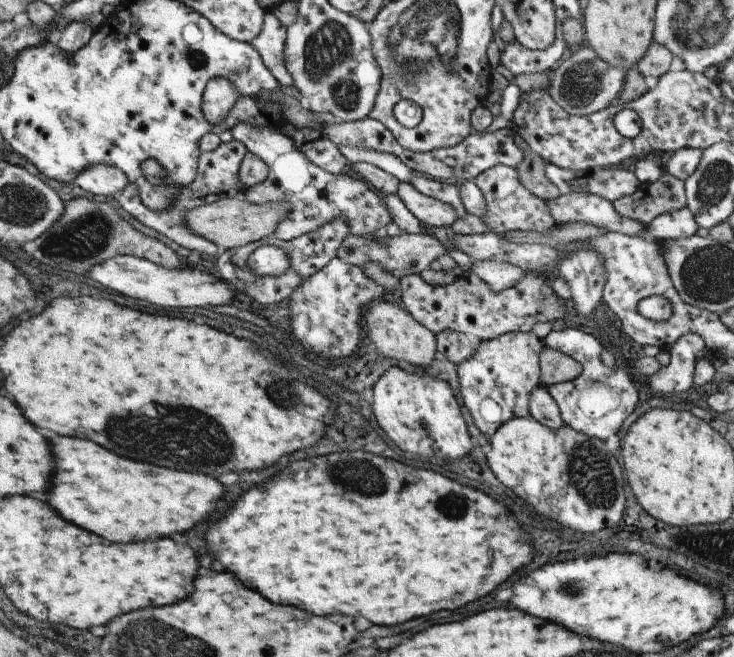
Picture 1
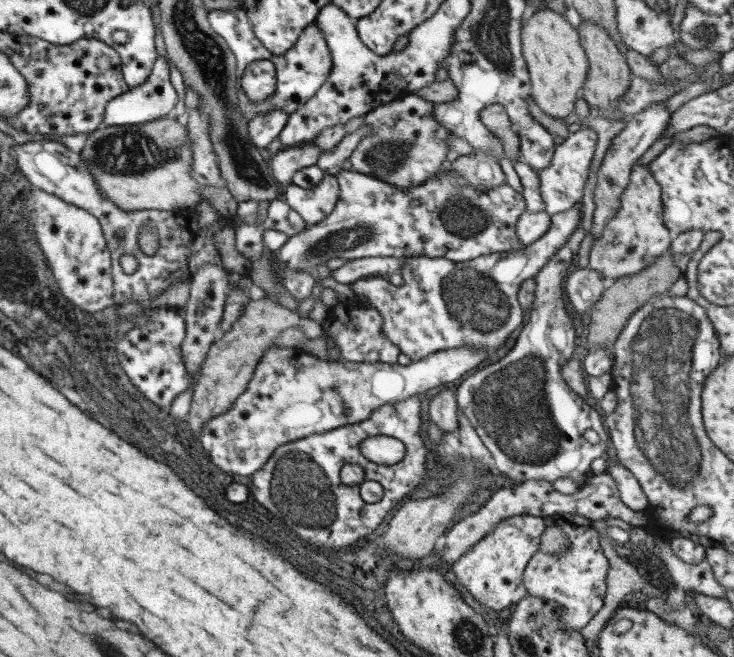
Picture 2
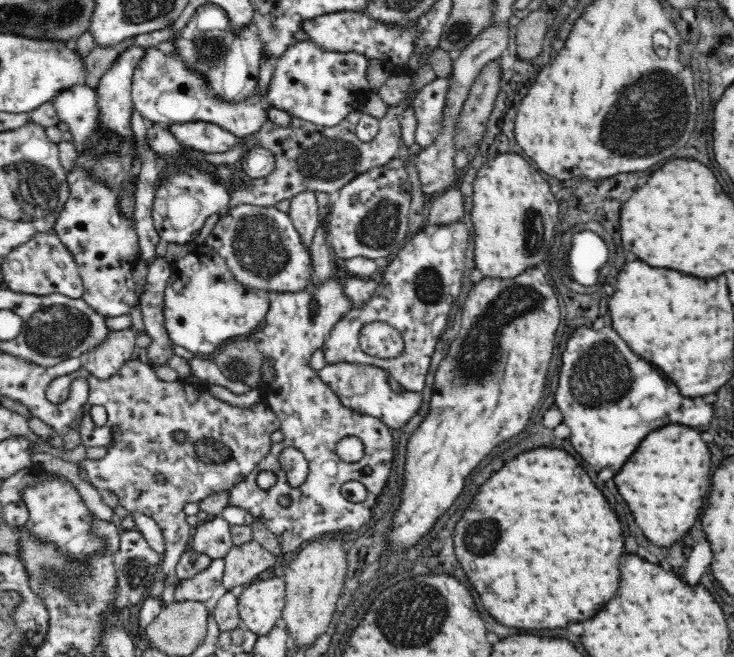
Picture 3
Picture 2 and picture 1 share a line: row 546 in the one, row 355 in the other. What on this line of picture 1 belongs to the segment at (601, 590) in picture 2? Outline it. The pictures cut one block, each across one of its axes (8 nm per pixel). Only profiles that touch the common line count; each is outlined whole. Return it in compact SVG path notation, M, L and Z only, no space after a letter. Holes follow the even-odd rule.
M565 328L557 332L551 330L545 338L541 338L541 344L545 350L551 348L573 358L583 368L581 374L571 382L545 386L549 396L555 400L565 426L571 426L573 430L583 432L591 438L599 438L603 442L611 434L617 434L623 420L637 408L637 388L633 376L627 374L623 368L615 368L615 366L609 368L607 364L603 364L601 360L603 346L599 344L599 340L595 340L595 336L585 334L581 330L575 328Z

